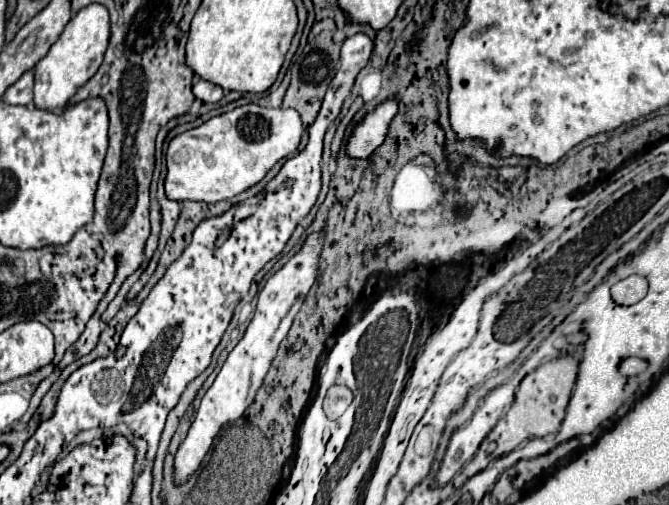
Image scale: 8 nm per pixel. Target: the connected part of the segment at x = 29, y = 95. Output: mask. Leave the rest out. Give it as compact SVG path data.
M23 73L23 77L3 93L3 101L9 105L29 105L33 101L33 73Z

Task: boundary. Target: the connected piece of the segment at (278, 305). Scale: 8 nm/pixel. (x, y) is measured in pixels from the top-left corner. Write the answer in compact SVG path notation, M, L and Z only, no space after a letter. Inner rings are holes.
M325 229L309 233L305 237L305 243L297 251L297 255L291 257L281 267L281 271L277 271L275 275L271 275L267 279L263 291L259 293L257 311L255 311L253 321L249 323L249 327L247 327L243 339L237 343L237 347L229 353L215 383L203 395L197 417L195 417L185 441L181 443L181 447L175 455L175 483L183 483L193 475L193 471L201 465L203 457L211 449L213 439L219 433L219 429L225 423L239 419L243 415L243 411L253 403L253 397L255 397L257 389L261 387L263 377L267 375L267 369L277 353L279 343L285 339L285 335L293 323L293 317L297 315L305 295L309 293L309 289L315 283L317 269L319 269L319 255L323 251L323 241L325 241Z

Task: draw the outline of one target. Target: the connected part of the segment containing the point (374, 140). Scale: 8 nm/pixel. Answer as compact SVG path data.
M393 95L367 113L351 131L347 139L347 155L351 159L369 159L385 141L389 125L399 111L399 99Z

